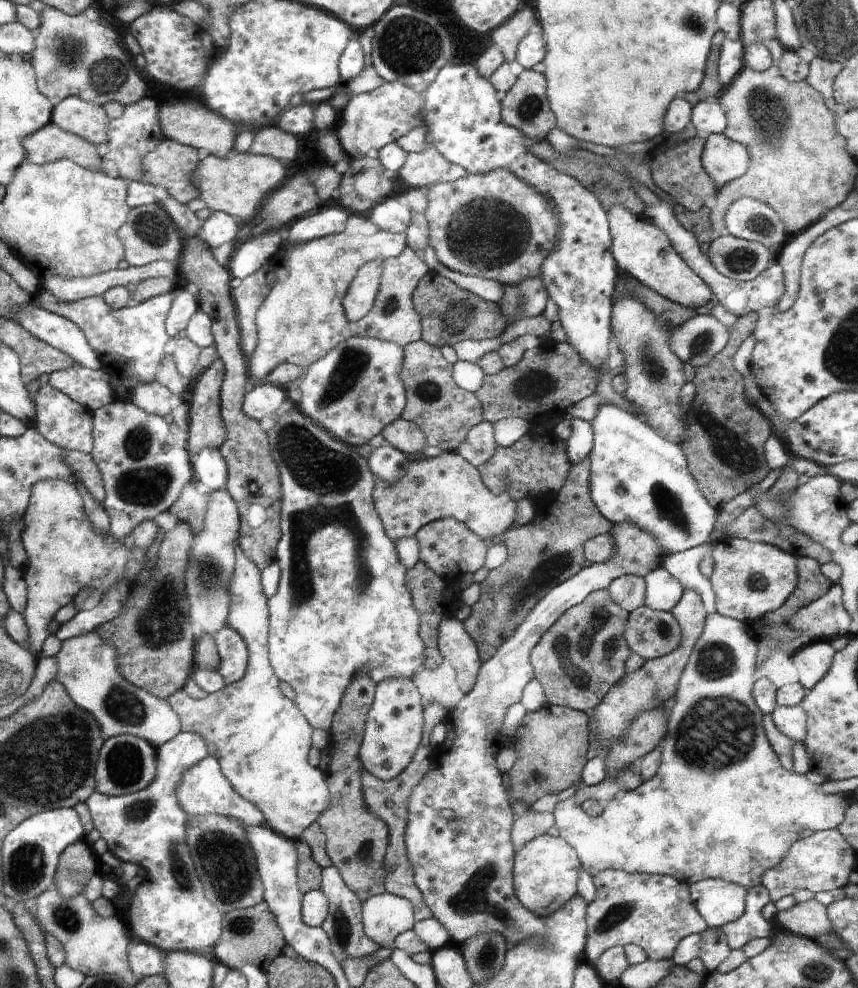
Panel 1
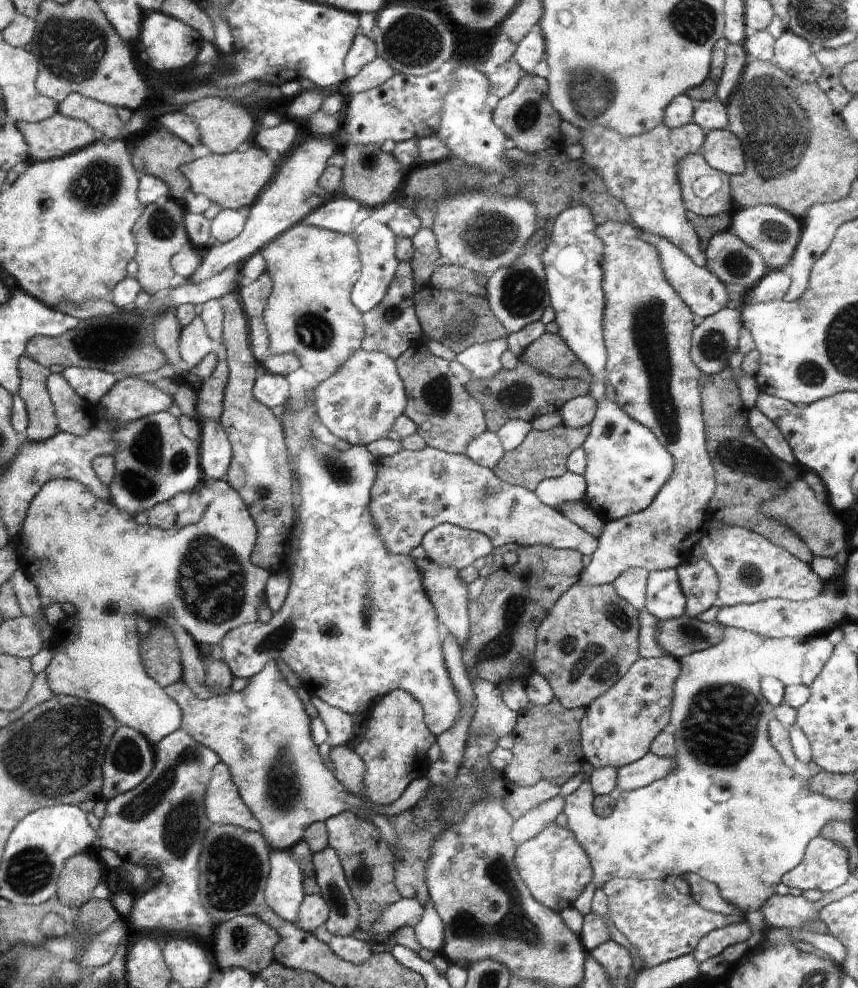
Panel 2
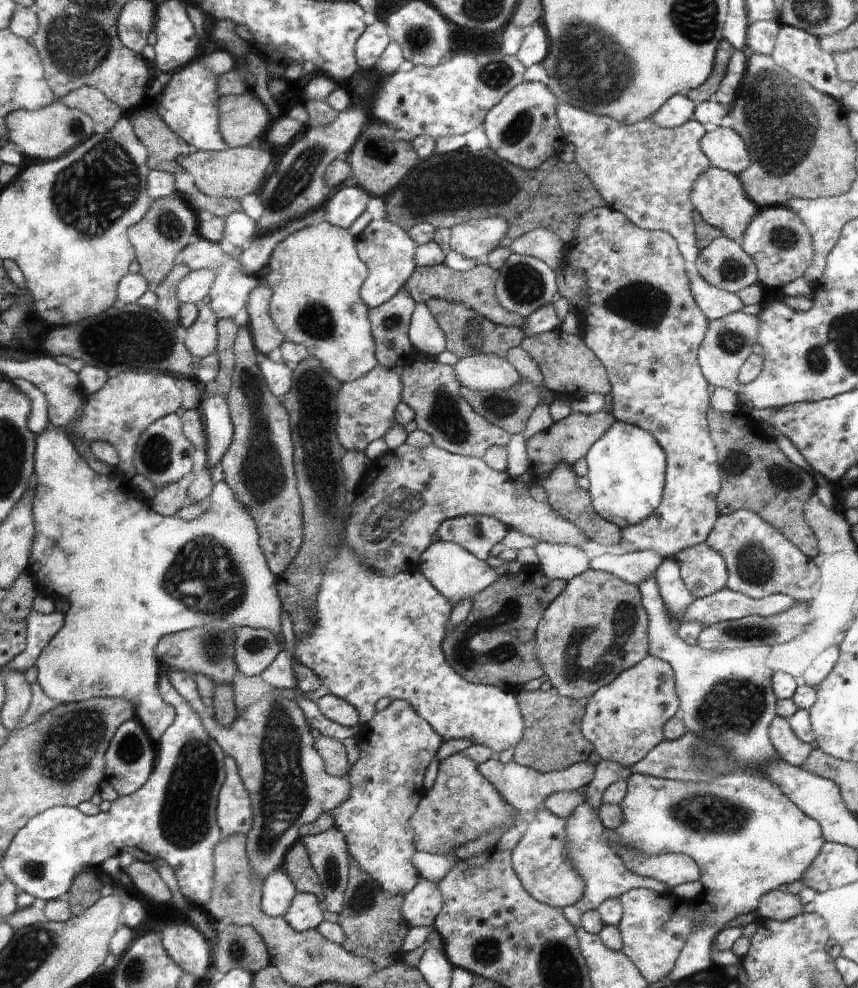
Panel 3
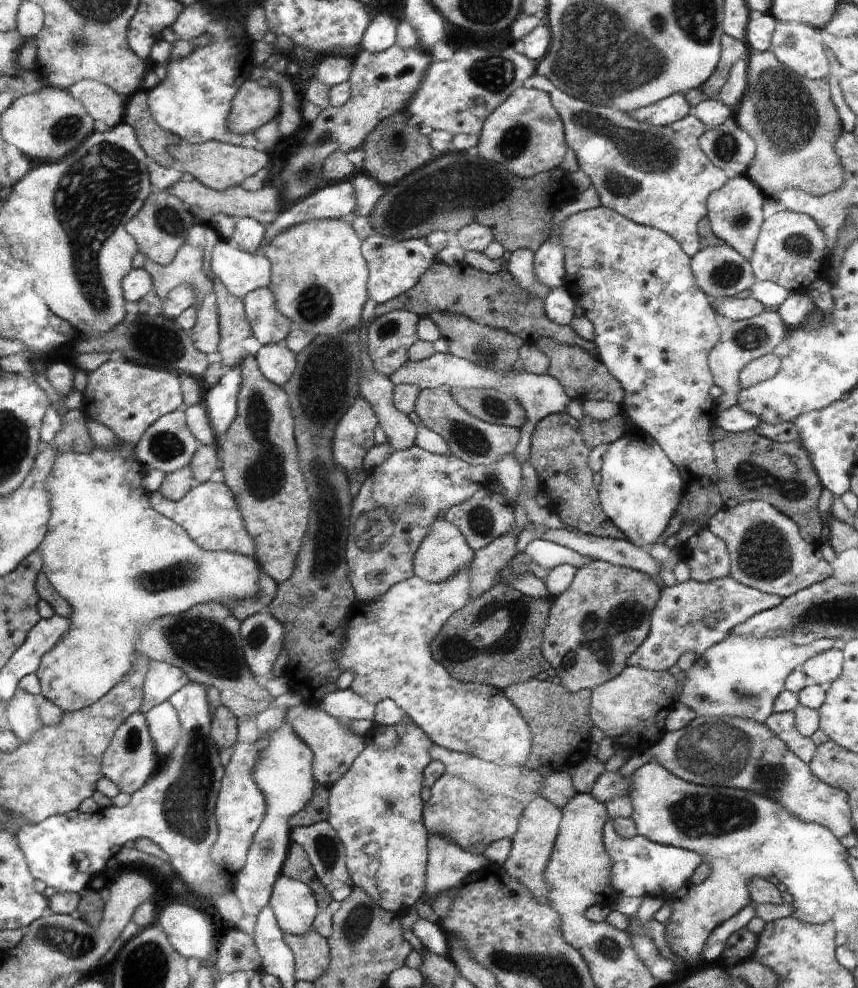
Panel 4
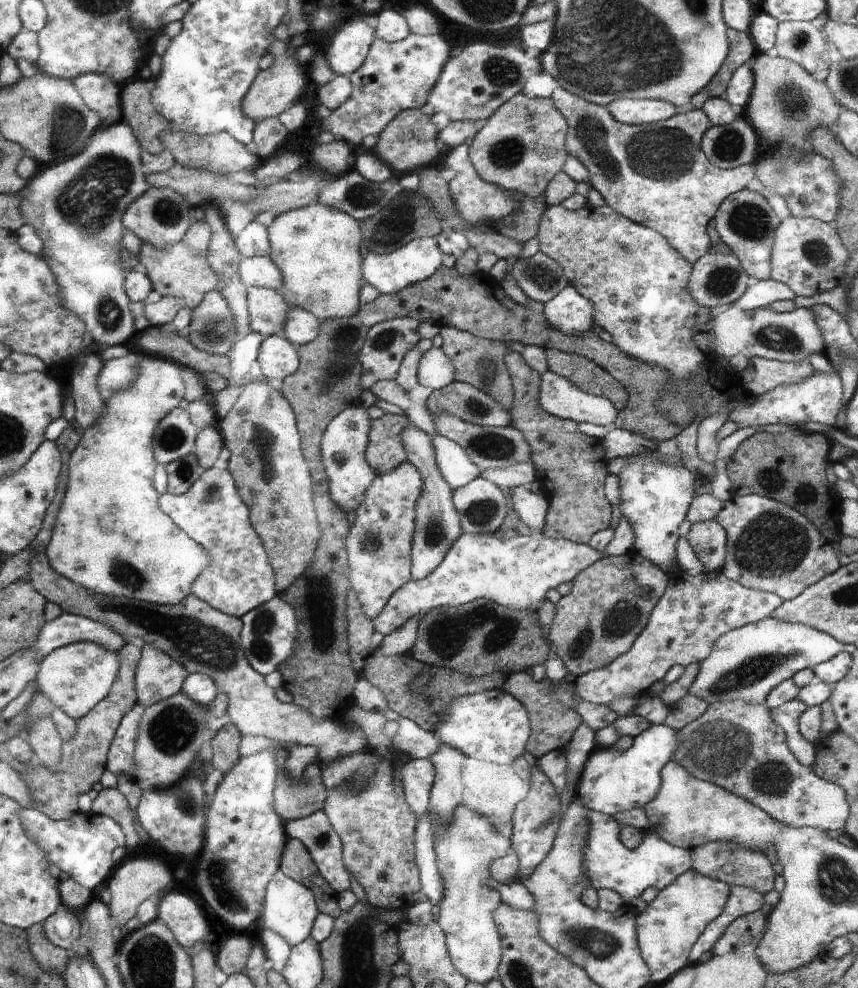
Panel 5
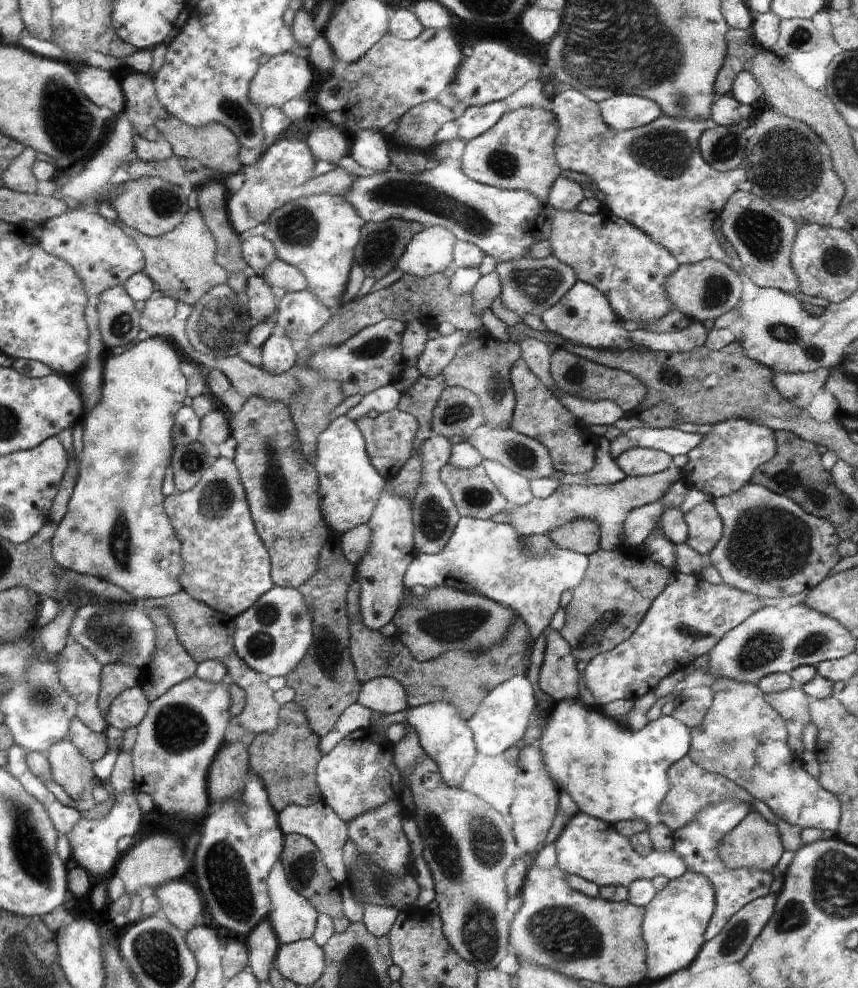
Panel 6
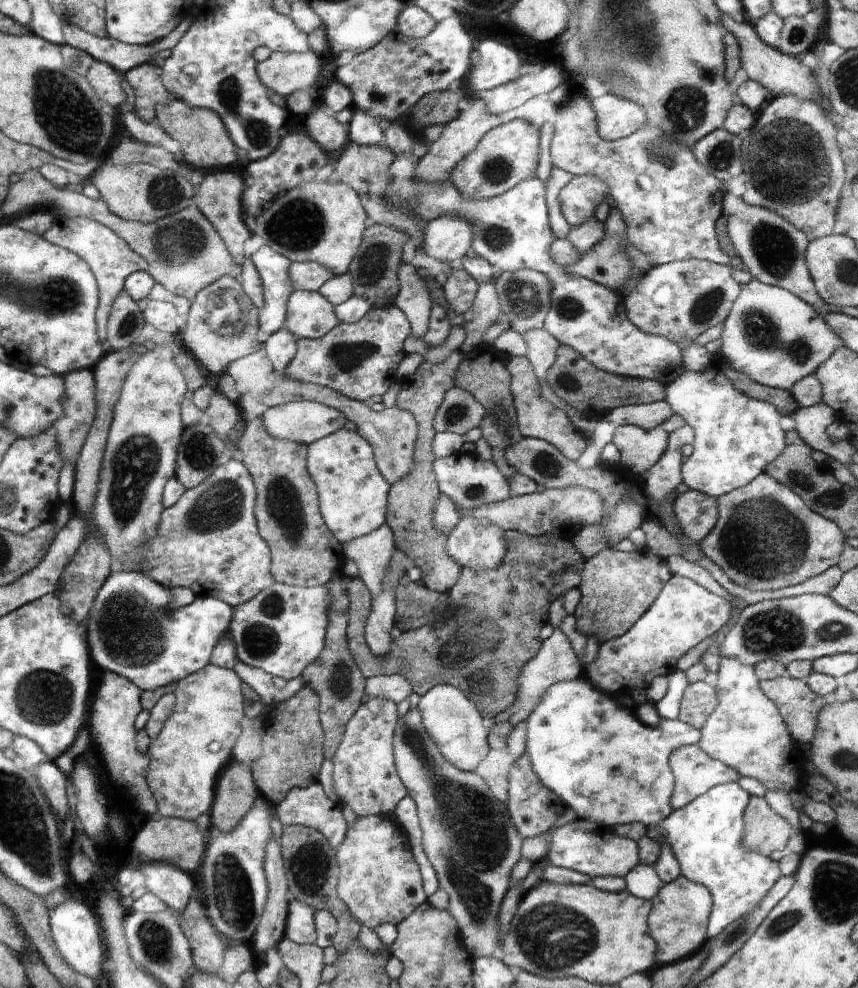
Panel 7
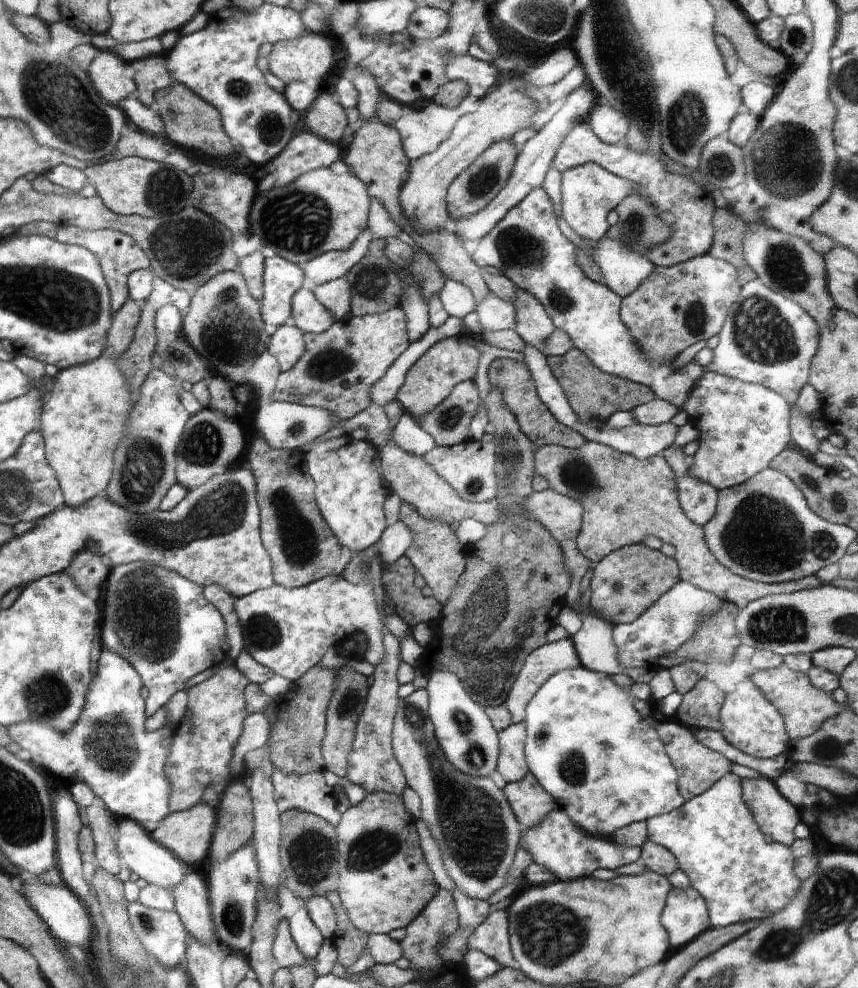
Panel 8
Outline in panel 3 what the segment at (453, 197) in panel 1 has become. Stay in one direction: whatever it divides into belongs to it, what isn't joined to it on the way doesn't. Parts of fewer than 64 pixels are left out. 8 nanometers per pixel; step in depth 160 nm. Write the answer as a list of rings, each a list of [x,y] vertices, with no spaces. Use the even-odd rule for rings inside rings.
[[[488,217],[460,223],[450,229],[452,234],[448,244],[451,250],[466,258],[480,258],[494,250],[504,234],[508,234],[510,222],[506,217]]]

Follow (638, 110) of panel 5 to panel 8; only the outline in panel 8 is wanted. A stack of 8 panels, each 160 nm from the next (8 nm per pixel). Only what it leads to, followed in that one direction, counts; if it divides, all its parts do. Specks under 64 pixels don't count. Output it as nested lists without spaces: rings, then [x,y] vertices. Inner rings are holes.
[[[594,106],[588,118],[592,132],[599,140],[606,141],[607,144],[622,142],[630,126],[628,118],[612,106]]]

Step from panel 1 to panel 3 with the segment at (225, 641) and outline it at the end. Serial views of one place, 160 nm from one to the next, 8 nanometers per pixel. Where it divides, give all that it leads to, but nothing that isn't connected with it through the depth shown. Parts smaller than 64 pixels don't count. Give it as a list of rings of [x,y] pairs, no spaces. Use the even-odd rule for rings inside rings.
[[[345,538],[337,558],[333,559],[332,564],[325,566],[324,576],[321,580],[320,590],[317,593],[317,599],[314,606],[315,616],[313,617],[313,629],[307,637],[295,643],[295,657],[298,662],[311,668],[318,678],[322,680],[322,685],[328,686],[329,693],[343,698],[356,708],[359,712],[359,722],[362,728],[364,728],[365,724],[370,722],[377,713],[376,702],[378,702],[380,698],[388,696],[388,698],[402,699],[412,704],[414,710],[419,713],[424,720],[427,720],[428,724],[431,724],[431,727],[439,733],[444,741],[452,739],[467,740],[470,741],[472,745],[490,747],[496,756],[502,752],[502,750],[506,750],[506,748],[514,748],[520,740],[523,739],[523,735],[526,731],[522,710],[518,708],[518,703],[516,702],[516,694],[506,692],[501,687],[494,685],[467,681],[463,676],[459,676],[455,669],[452,668],[452,665],[449,664],[446,659],[446,654],[443,652],[442,644],[444,643],[444,638],[446,638],[448,634],[449,616],[453,609],[453,602],[437,590],[431,581],[429,581],[419,570],[410,573],[403,572],[395,577],[384,577],[378,573],[372,573],[371,569],[368,569],[367,565],[362,564],[359,558],[360,556],[358,556],[358,553],[355,553],[347,546],[347,540]],[[240,627],[232,636],[235,637],[236,664],[239,664],[240,673],[247,677],[266,671],[282,649],[273,632],[266,629]]]

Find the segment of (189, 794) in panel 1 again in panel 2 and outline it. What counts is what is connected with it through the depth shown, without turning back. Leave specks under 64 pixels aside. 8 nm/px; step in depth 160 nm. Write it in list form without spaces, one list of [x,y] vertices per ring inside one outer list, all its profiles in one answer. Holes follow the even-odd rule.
[[[222,761],[215,766],[206,793],[207,817],[212,824],[236,825],[260,833],[260,823],[240,798],[231,772]]]

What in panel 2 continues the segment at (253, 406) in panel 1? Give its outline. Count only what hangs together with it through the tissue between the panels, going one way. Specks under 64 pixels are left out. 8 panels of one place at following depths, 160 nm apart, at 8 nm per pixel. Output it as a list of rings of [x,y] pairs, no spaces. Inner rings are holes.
[[[262,371],[256,380],[255,397],[267,407],[282,407],[289,400],[289,382],[284,375]]]

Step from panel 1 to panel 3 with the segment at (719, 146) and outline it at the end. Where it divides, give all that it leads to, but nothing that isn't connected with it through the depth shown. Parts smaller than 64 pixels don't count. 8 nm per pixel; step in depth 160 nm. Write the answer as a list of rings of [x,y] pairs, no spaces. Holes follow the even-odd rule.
[[[727,124],[706,129],[706,134],[699,140],[699,147],[712,167],[718,167],[736,176],[752,164],[743,138]]]

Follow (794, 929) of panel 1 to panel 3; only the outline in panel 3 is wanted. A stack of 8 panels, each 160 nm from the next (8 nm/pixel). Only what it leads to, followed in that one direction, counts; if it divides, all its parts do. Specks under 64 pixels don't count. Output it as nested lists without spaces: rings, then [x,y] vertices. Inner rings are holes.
[[[777,889],[769,890],[760,897],[756,914],[759,919],[788,920],[798,916],[804,909],[797,895]]]

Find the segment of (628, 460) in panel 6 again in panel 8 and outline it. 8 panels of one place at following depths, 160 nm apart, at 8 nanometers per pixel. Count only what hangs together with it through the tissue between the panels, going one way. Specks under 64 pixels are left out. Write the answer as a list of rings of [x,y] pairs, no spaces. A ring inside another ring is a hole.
[[[672,423],[659,426],[634,424],[624,428],[586,425],[580,432],[584,432],[587,441],[595,441],[638,460],[646,460],[654,454],[661,454],[664,448],[674,443],[678,427]]]

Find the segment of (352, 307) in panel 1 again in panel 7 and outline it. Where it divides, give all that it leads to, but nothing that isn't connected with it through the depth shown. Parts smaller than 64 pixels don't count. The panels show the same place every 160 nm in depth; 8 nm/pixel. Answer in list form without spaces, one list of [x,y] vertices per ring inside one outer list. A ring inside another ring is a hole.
[[[438,216],[427,222],[424,228],[422,246],[417,246],[422,254],[450,265],[458,265],[471,252],[472,224],[462,216]]]

